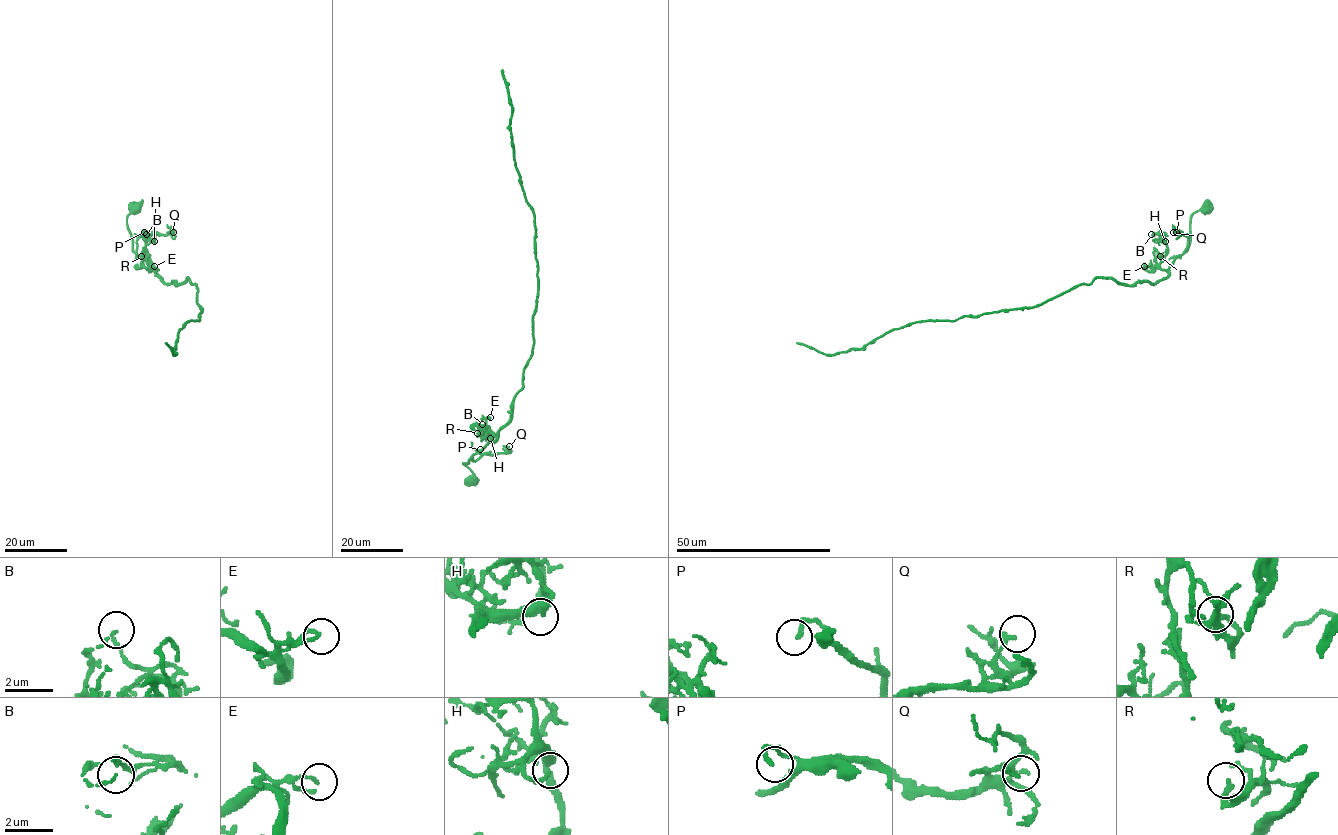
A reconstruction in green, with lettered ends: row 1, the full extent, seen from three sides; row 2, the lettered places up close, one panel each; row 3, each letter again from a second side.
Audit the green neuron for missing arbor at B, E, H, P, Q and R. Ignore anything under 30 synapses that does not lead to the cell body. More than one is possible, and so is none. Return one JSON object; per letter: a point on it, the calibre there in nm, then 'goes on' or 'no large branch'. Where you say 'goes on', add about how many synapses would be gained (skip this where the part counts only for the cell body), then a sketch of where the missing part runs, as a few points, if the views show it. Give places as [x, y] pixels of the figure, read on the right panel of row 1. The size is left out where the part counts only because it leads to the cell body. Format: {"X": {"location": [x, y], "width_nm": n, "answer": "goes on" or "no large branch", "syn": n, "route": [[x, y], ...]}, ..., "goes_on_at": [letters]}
{"B": {"location": [1151, 234], "width_nm": 90, "answer": "no large branch"}, "E": {"location": [1144, 266], "width_nm": 130, "answer": "no large branch"}, "H": {"location": [1165, 241], "width_nm": 150, "answer": "no large branch"}, "P": {"location": [1176, 232], "width_nm": 200, "answer": "no large branch"}, "Q": {"location": [1173, 232], "width_nm": 190, "answer": "no large branch"}, "R": {"location": [1160, 256], "width_nm": 240, "answer": "no large branch"}, "goes_on_at": []}

